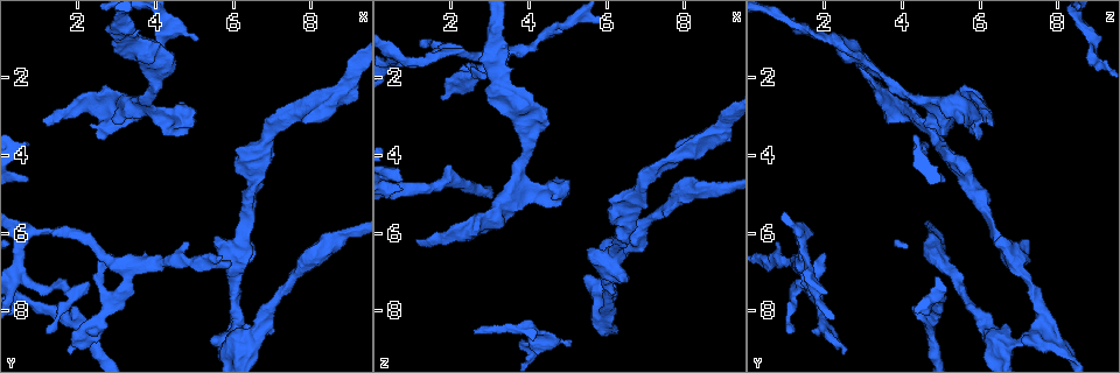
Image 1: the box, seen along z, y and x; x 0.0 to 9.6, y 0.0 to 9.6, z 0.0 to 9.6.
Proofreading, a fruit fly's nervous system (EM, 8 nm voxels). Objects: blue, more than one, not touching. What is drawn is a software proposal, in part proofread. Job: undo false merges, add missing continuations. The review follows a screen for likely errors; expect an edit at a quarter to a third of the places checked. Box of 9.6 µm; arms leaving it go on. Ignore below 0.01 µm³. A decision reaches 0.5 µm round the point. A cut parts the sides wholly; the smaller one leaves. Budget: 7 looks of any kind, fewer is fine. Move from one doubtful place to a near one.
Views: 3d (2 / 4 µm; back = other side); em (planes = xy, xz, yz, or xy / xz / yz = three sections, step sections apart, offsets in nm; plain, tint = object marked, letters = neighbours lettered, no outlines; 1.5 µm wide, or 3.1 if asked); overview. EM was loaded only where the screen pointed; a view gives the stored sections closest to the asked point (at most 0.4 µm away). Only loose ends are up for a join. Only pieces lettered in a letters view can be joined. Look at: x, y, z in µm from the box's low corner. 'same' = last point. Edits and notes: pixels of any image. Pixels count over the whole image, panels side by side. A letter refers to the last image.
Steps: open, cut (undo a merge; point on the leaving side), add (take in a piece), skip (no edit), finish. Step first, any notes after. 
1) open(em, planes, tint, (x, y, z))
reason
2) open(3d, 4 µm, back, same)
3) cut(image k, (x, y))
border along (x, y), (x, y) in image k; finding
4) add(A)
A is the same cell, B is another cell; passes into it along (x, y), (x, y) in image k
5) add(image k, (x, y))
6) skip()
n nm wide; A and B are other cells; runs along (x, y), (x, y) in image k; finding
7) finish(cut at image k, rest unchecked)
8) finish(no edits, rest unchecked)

open(3d, 2 µm, (8.75, 2.30, 3.45))
thick turns thin

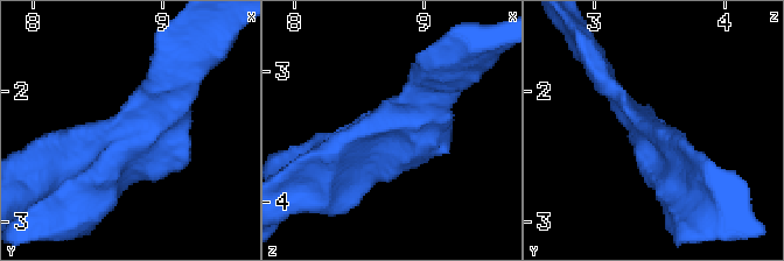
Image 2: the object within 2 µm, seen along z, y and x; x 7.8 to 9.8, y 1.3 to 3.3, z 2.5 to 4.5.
open(em, xy, step 8, tint, (8.76, 2.40, 3.40))
now the EM

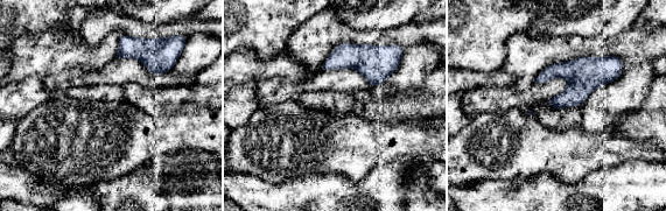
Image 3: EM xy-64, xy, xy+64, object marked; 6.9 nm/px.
open(em, xy, step 8, letters, same)
see the neighbours

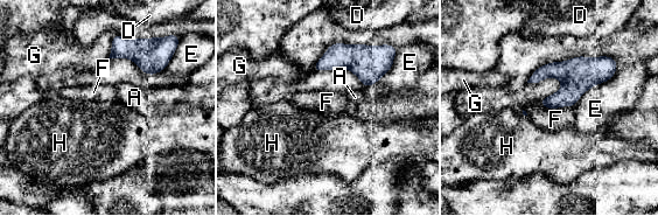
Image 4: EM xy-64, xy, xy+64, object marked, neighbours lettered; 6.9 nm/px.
skip()
A, D, E, F, G and H are other cells; border along (539, 99), (551, 109), (572, 108) in image 4; all the same neuron

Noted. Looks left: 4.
open(em, planes, letters, (6.40, 4.50, 5.65))

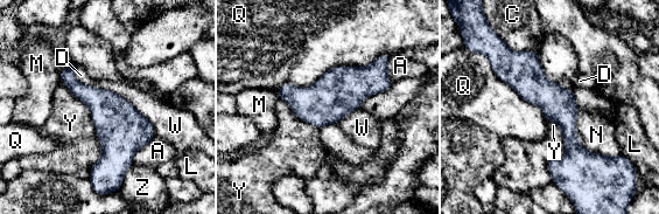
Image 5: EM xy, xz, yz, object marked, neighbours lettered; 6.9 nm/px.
skip()
Q touches over 800 nm; A, C, D, L, M, N, Q, W, Y and Z are other cells; runs along (506, 50), (565, 115), (570, 159), (558, 173) in image 5; all the same neuron

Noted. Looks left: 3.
open(em, yz, step 8, tint, (2.75, 2.15, 5.60))
branch stops here

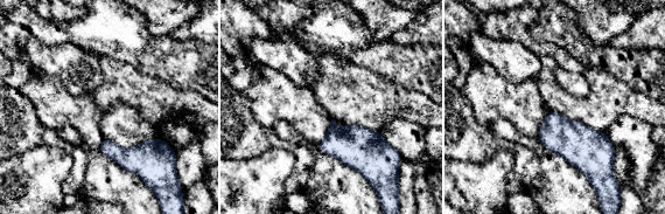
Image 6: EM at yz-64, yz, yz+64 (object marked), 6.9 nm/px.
open(em, planes, letters, same)

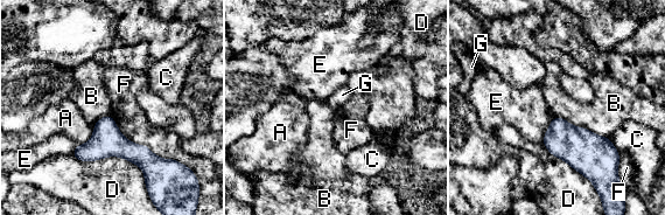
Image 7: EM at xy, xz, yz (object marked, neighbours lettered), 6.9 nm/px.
skip()
A, B, C, D, E, F and G are other cells; border along (110, 113), (126, 138), (176, 161) in image 7; no lettered piece goes on from it

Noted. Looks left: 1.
finish(no edits, rest unchecked)

